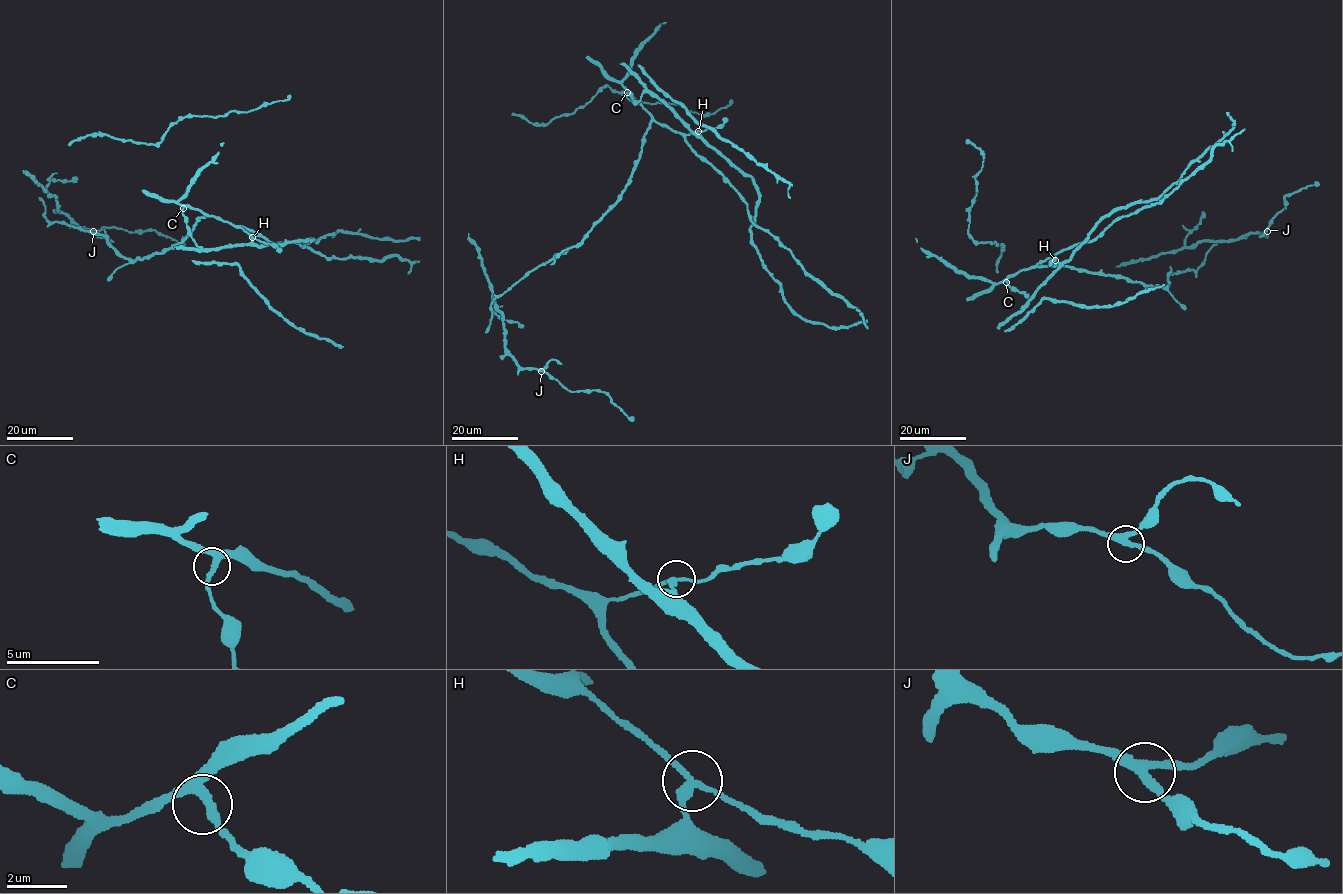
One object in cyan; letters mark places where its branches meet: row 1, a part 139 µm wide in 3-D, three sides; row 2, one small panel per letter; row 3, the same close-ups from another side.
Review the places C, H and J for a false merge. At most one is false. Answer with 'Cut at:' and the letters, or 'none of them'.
Cut at: none of them

